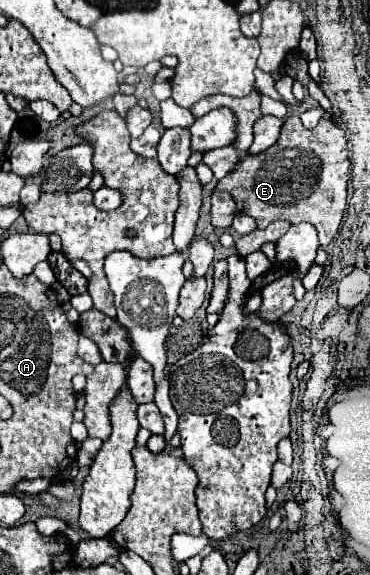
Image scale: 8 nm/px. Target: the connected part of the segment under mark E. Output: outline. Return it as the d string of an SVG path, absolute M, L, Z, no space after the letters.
M289 116L281 128L277 142L257 156L247 156L239 168L225 176L215 190L227 190L237 202L241 214L257 220L259 228L267 228L275 220L309 222L319 232L319 244L325 248L337 234L347 198L347 138L345 132L329 118L307 130L299 116Z

